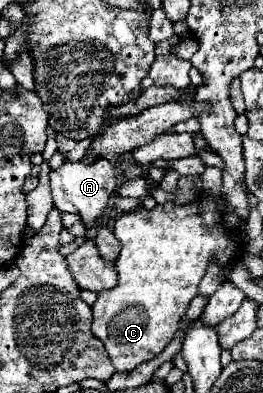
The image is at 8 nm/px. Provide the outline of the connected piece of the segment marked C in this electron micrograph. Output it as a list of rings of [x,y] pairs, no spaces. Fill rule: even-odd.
[[[199,201],[187,205],[165,203],[153,209],[139,207],[123,213],[113,227],[121,241],[121,253],[115,263],[119,273],[117,287],[101,291],[93,309],[93,335],[97,335],[121,373],[131,373],[145,361],[155,359],[173,339],[179,323],[189,309],[207,265],[215,259],[225,267],[243,255],[243,239],[231,237],[231,231],[217,219],[207,227],[199,215]]]

